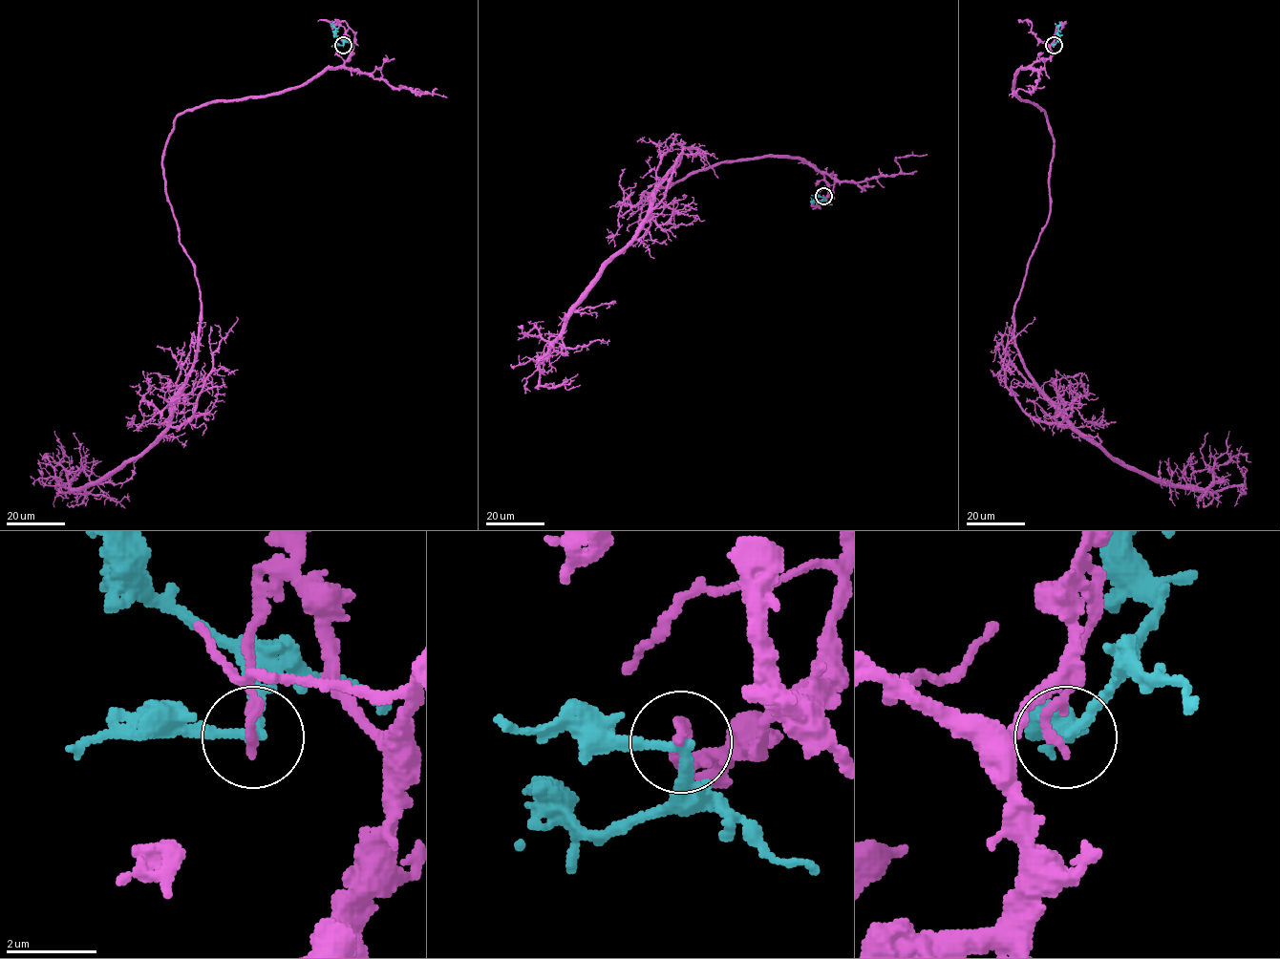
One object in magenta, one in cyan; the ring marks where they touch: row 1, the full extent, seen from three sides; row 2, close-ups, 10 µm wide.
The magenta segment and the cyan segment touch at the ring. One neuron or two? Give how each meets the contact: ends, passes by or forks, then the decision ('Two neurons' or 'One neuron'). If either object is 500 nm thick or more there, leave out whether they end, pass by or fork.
At the ring magenta ends. At the ring cyan passes by. Two neurons

